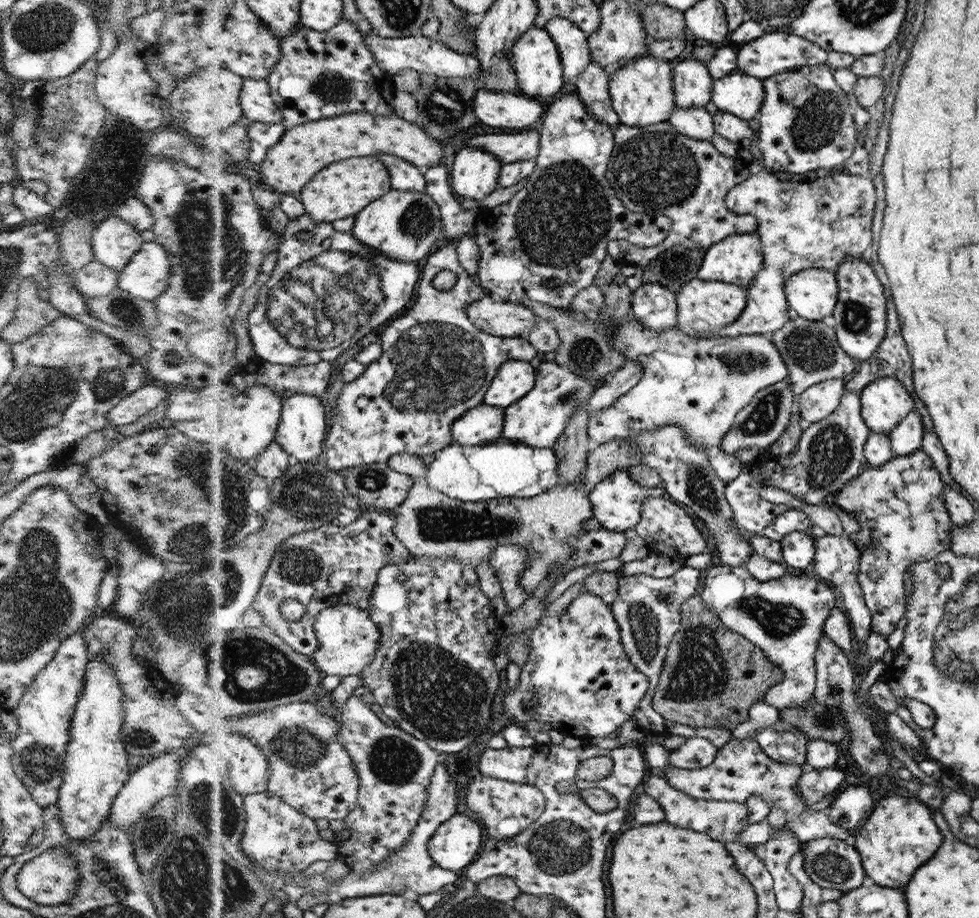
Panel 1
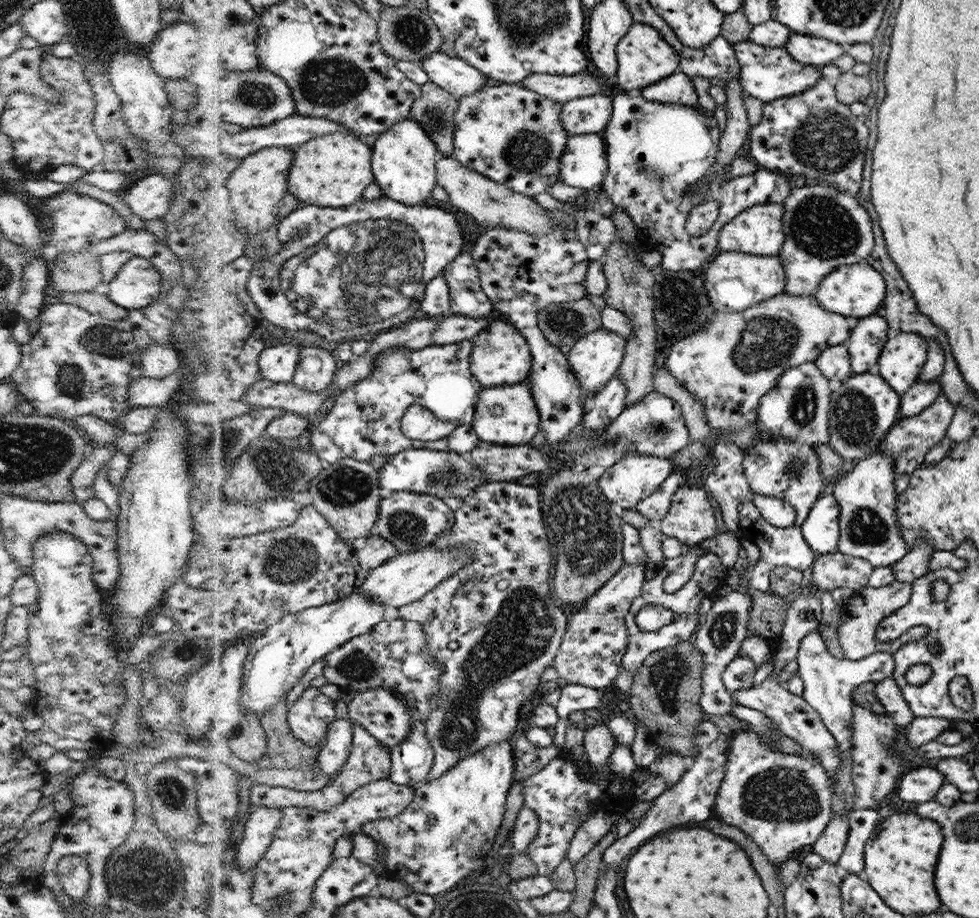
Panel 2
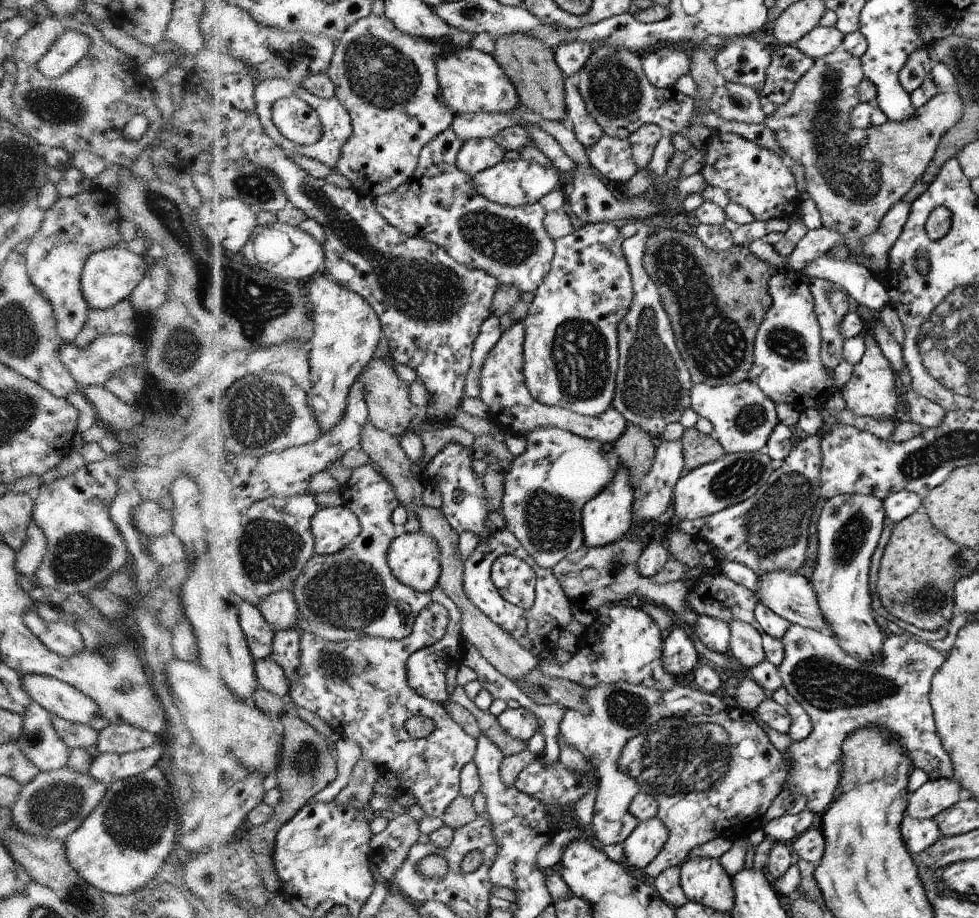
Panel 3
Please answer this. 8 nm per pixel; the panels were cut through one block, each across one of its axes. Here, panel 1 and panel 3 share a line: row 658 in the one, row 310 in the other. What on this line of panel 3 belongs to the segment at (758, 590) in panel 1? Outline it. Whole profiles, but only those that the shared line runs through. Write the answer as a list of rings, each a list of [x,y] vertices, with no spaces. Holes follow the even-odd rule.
[[[790,268],[780,270],[770,280],[770,293],[774,301],[755,338],[754,364],[749,379],[757,383],[764,394],[776,403],[788,403],[800,411],[814,408],[820,412],[836,388],[833,371],[824,366],[822,359],[822,327],[815,313],[815,299],[811,293],[810,278],[802,271]]]

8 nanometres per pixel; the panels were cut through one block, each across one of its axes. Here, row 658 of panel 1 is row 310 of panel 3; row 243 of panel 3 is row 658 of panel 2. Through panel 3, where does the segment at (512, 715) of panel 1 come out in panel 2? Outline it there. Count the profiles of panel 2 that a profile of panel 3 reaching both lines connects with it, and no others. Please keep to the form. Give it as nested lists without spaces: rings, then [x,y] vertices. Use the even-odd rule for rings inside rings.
[[[625,564],[591,596],[582,610],[572,614],[572,624],[568,625],[563,647],[560,648],[560,654],[554,662],[558,675],[565,678],[567,684],[601,690],[614,682],[622,668],[623,656],[630,645],[630,634],[627,632],[628,611],[634,600],[642,594],[643,584],[646,582],[645,571],[649,565]]]

